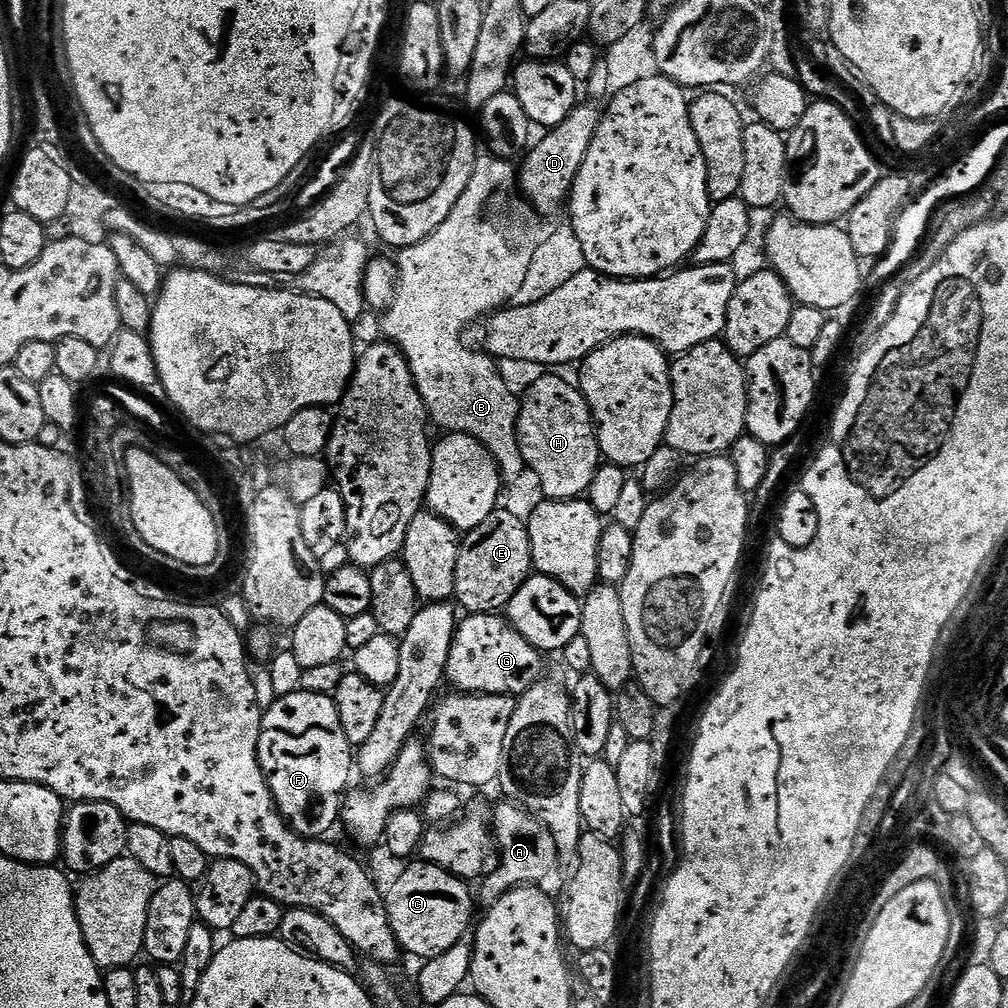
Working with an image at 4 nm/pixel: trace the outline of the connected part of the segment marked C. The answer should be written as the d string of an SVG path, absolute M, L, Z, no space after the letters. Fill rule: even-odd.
M417 859L416 864L408 862L403 865L404 873L392 884L392 889L387 889L386 903L388 906L388 917L390 926L394 930L396 940L400 943L401 949L412 956L420 956L421 961L432 960L438 954L446 954L450 946L465 939L473 927L472 900L474 904L474 892L470 889L469 881L456 876L453 872L447 872L433 864L427 864L422 859Z

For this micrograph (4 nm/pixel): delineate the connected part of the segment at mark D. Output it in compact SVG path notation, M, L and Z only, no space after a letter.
M577 103L565 120L558 122L556 128L545 131L544 137L540 141L537 139L527 149L523 157L524 165L519 165L518 168L518 188L520 184L521 190L524 191L523 199L537 212L553 214L552 212L558 211L559 208L561 211L562 205L569 199L574 182L578 178L578 170L586 158L586 150L590 150L590 142L600 125L601 115L601 109L595 103Z

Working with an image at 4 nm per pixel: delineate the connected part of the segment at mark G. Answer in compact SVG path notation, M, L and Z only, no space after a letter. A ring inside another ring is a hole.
M477 612L463 617L456 625L450 658L444 671L447 683L457 692L482 692L485 696L520 695L541 679L541 653L518 630L514 630L503 615Z

